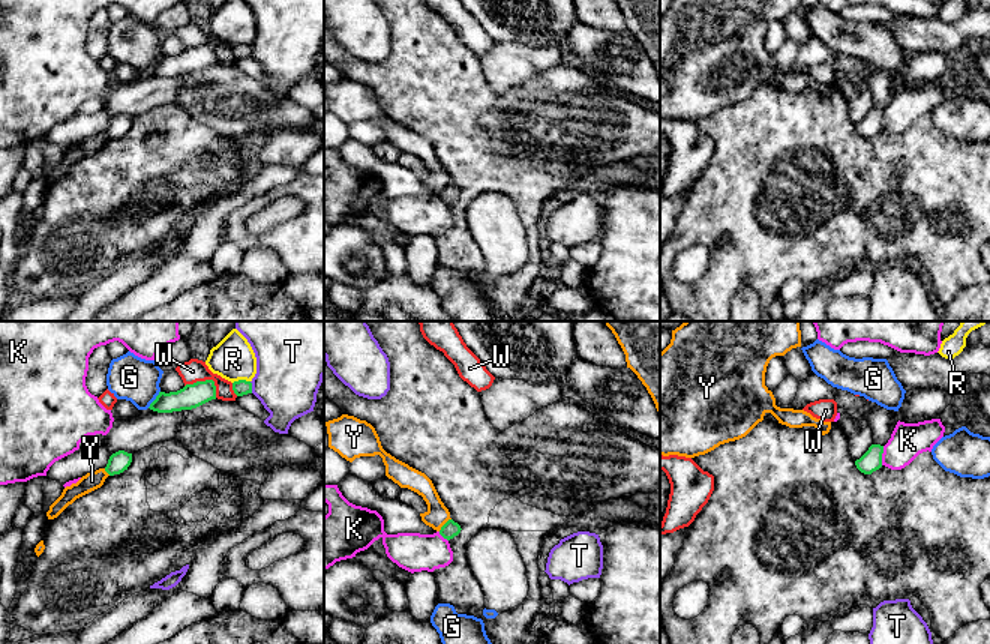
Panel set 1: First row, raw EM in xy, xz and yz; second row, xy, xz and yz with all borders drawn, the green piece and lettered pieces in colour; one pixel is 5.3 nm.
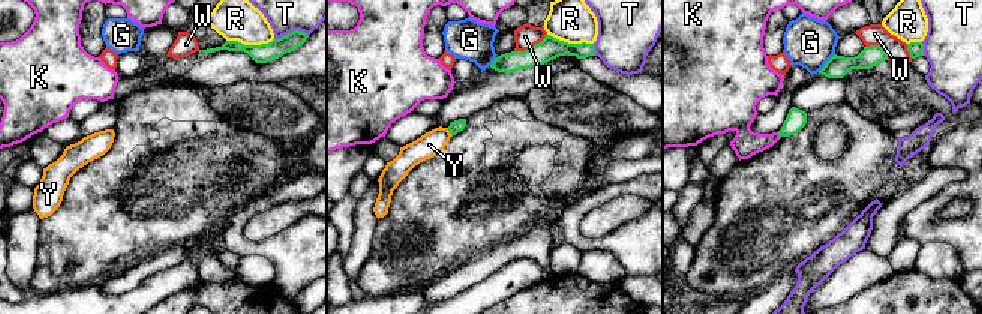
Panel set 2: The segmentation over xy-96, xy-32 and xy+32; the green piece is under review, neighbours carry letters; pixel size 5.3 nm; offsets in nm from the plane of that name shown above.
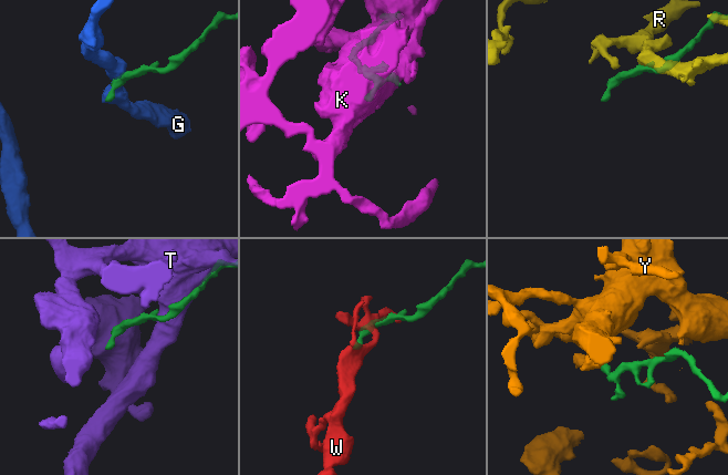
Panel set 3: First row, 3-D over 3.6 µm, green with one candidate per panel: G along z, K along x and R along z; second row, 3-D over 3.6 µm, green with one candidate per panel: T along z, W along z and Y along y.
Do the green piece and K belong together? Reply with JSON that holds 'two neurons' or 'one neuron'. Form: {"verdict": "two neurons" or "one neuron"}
{"verdict": "two neurons"}

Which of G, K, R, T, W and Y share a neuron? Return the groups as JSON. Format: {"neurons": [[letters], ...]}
{"neurons": [["G"], ["K"], ["R", "Y"], ["T"], ["W"]]}

